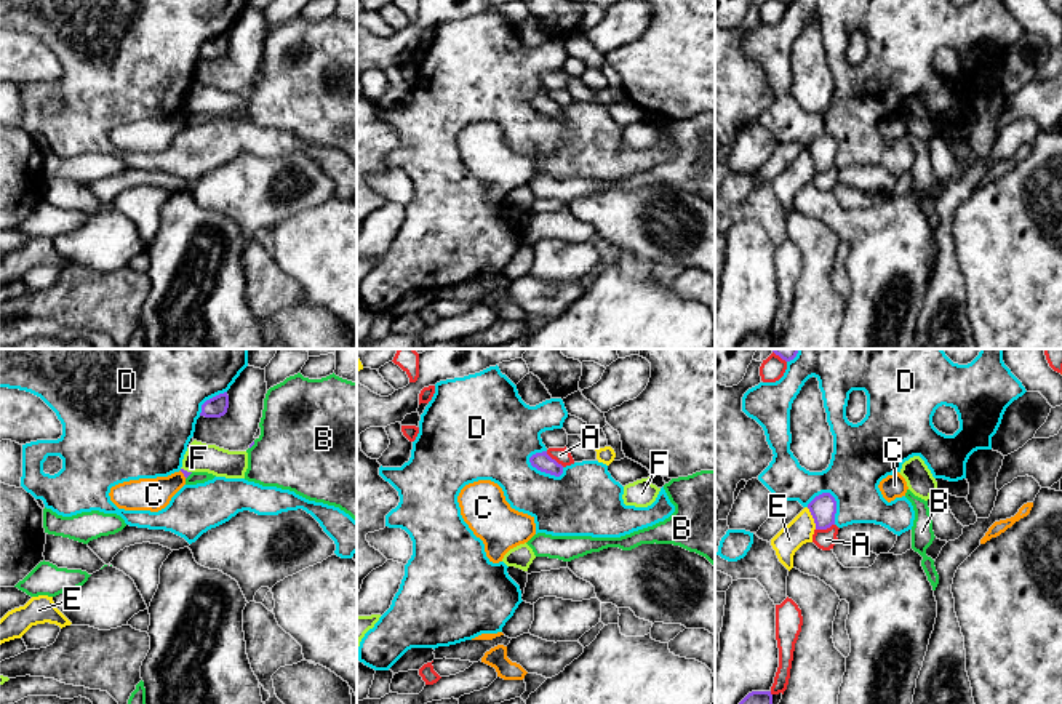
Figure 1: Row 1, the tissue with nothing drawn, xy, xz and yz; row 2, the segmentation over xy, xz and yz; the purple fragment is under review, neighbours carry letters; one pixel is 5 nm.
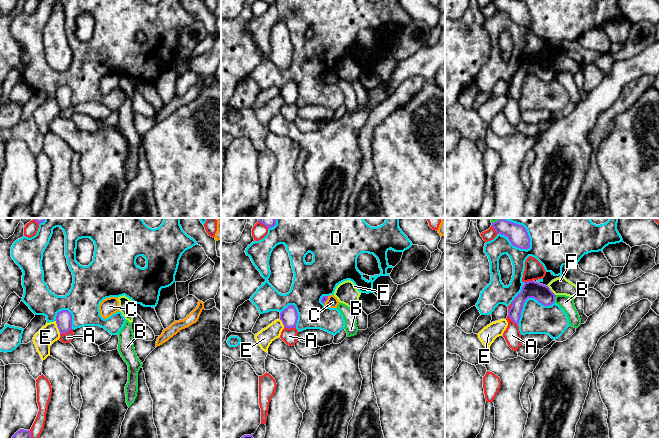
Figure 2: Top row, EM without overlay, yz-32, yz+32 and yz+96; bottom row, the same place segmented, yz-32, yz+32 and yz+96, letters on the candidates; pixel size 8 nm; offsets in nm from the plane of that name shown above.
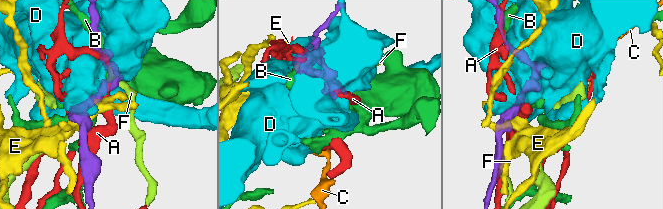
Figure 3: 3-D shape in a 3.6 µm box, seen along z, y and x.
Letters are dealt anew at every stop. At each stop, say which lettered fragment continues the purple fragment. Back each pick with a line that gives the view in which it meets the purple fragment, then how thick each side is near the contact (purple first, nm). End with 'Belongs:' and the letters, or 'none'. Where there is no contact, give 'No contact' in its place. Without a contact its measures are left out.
Belongs: none

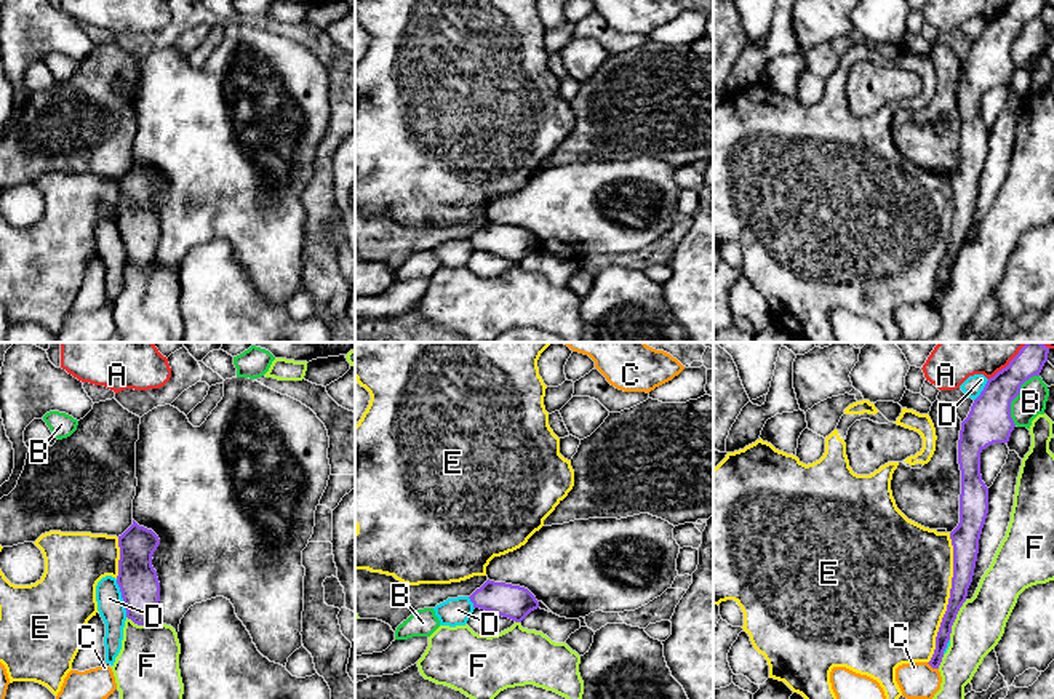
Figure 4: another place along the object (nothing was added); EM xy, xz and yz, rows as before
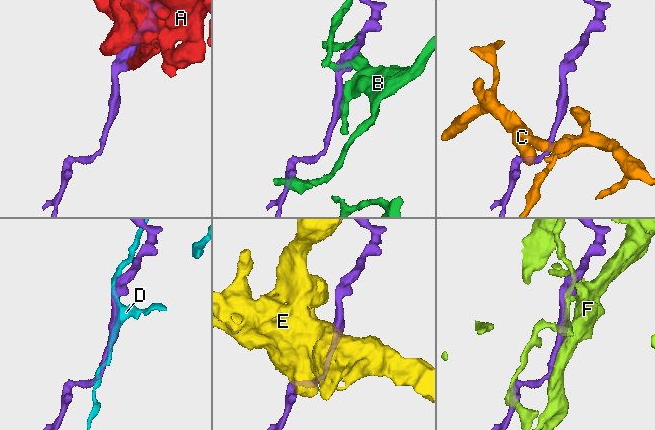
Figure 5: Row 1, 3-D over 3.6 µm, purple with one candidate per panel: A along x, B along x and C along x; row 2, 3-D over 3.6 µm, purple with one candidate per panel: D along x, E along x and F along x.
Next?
F: Touches purple in yz. Thickness 110 nm (purple) against 240 nm
Belongs: F

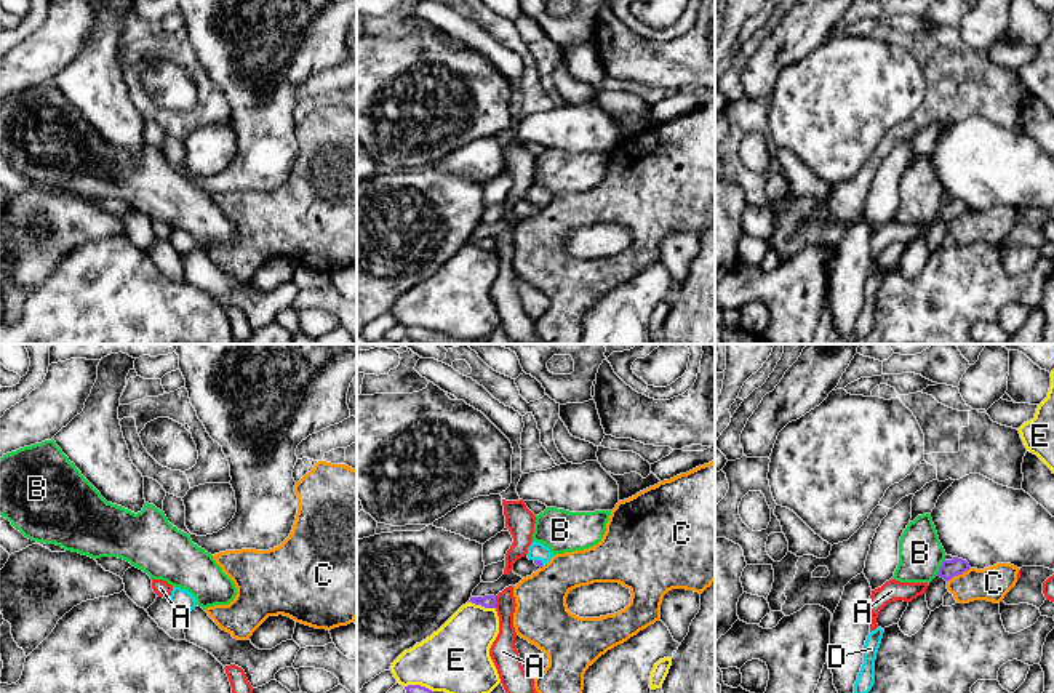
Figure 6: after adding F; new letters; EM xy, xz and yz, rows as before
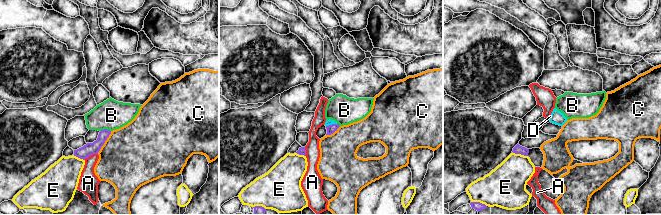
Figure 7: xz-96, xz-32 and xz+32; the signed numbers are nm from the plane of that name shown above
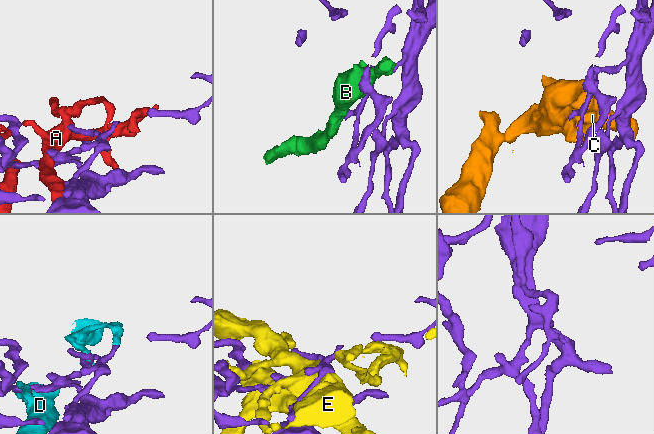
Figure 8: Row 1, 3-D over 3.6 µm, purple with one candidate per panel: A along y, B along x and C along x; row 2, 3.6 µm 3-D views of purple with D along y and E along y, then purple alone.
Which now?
Belongs: none

